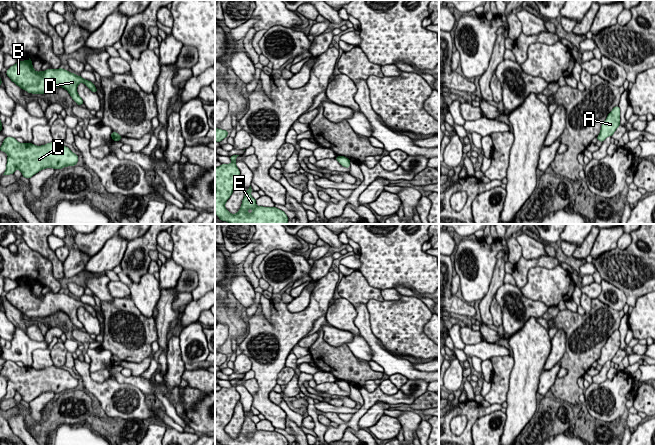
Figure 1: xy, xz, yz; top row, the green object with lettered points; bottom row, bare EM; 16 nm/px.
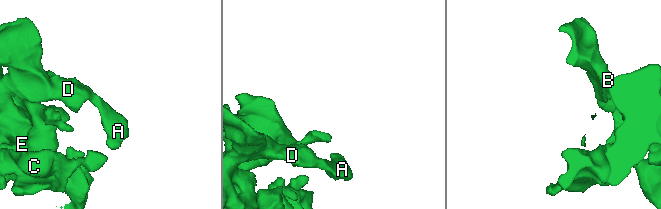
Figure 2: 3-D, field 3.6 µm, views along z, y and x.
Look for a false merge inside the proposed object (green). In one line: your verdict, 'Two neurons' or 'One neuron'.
One neuron

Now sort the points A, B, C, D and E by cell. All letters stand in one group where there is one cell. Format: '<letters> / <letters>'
A B C D E

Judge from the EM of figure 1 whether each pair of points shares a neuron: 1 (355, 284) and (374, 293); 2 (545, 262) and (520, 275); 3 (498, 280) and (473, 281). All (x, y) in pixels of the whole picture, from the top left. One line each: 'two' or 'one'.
1: one
2: one
3: two

